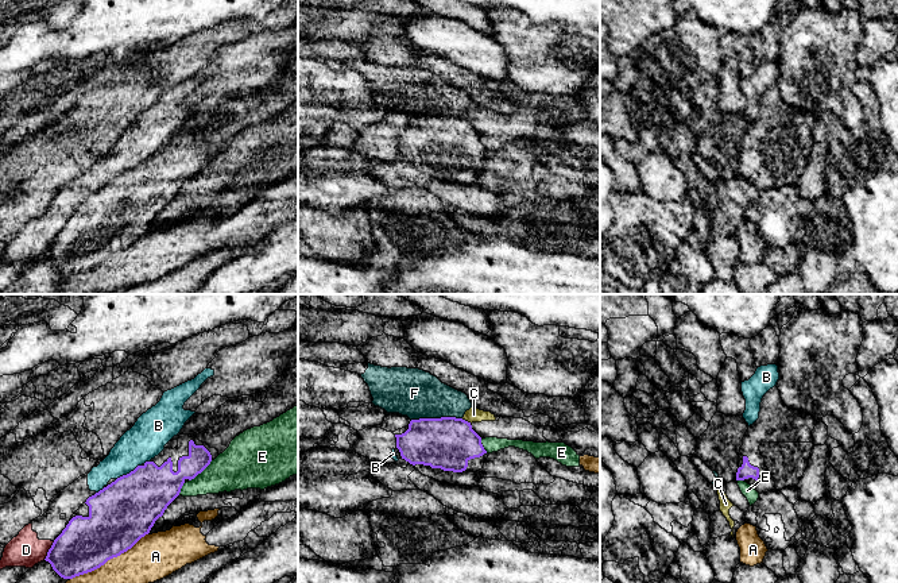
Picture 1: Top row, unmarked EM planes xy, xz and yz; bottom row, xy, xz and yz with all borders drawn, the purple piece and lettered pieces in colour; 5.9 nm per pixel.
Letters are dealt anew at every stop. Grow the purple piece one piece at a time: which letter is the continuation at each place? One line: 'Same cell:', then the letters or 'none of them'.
Same cell: none of them

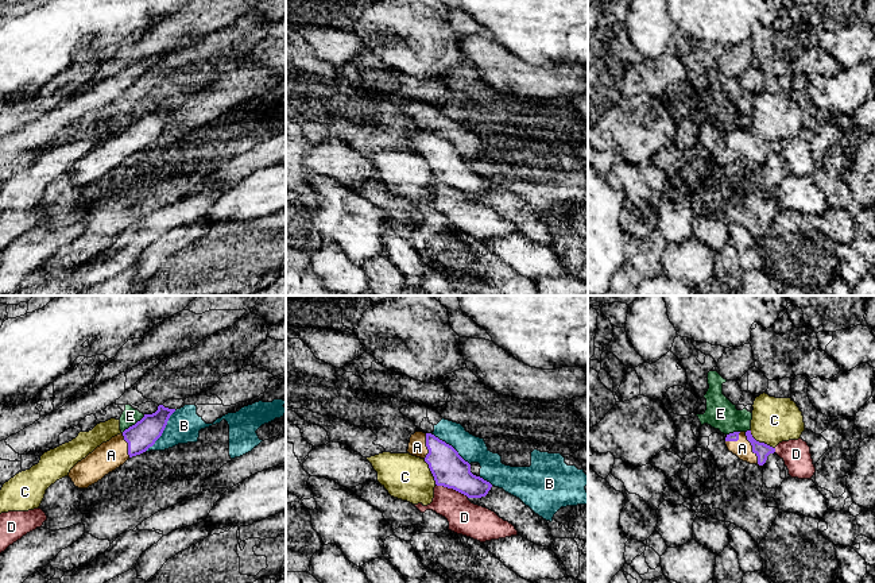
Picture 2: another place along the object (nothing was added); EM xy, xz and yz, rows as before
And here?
Same cell: A

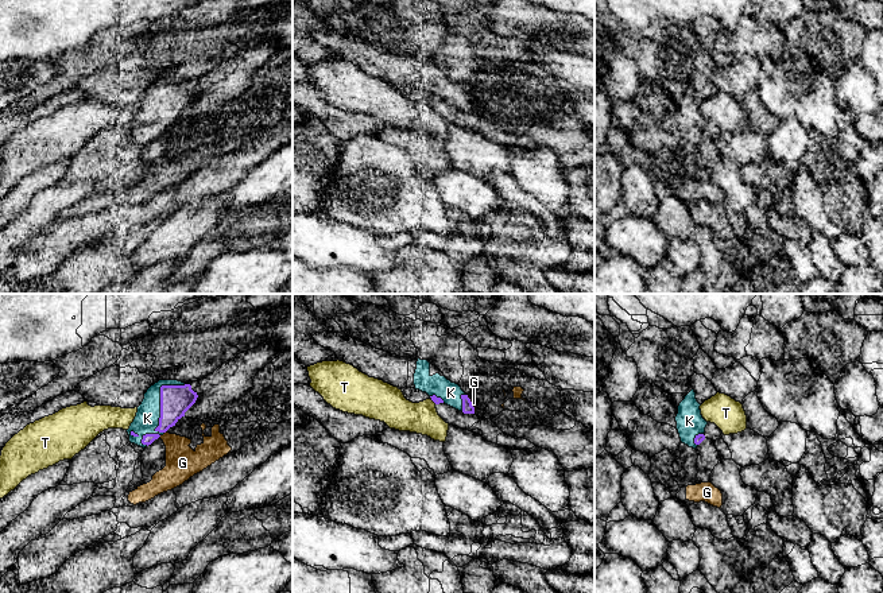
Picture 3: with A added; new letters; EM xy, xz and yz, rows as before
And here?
Same cell: K

